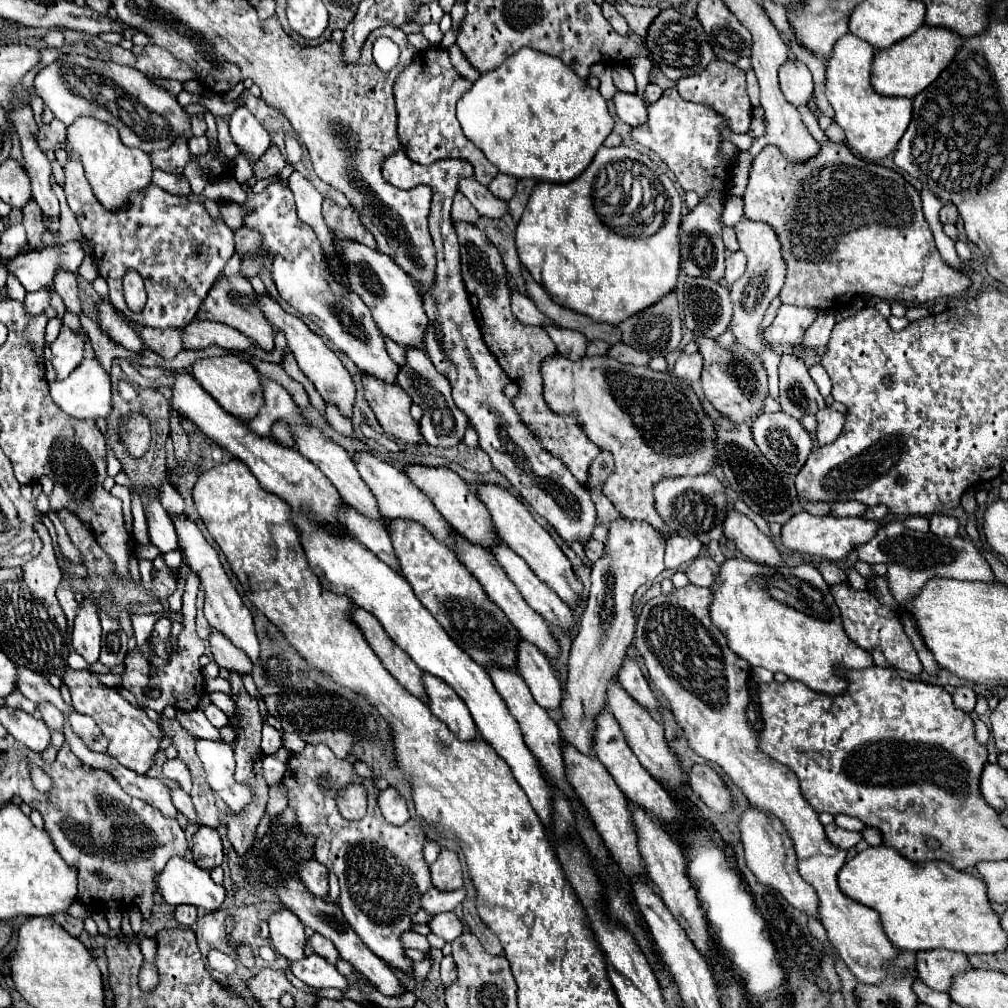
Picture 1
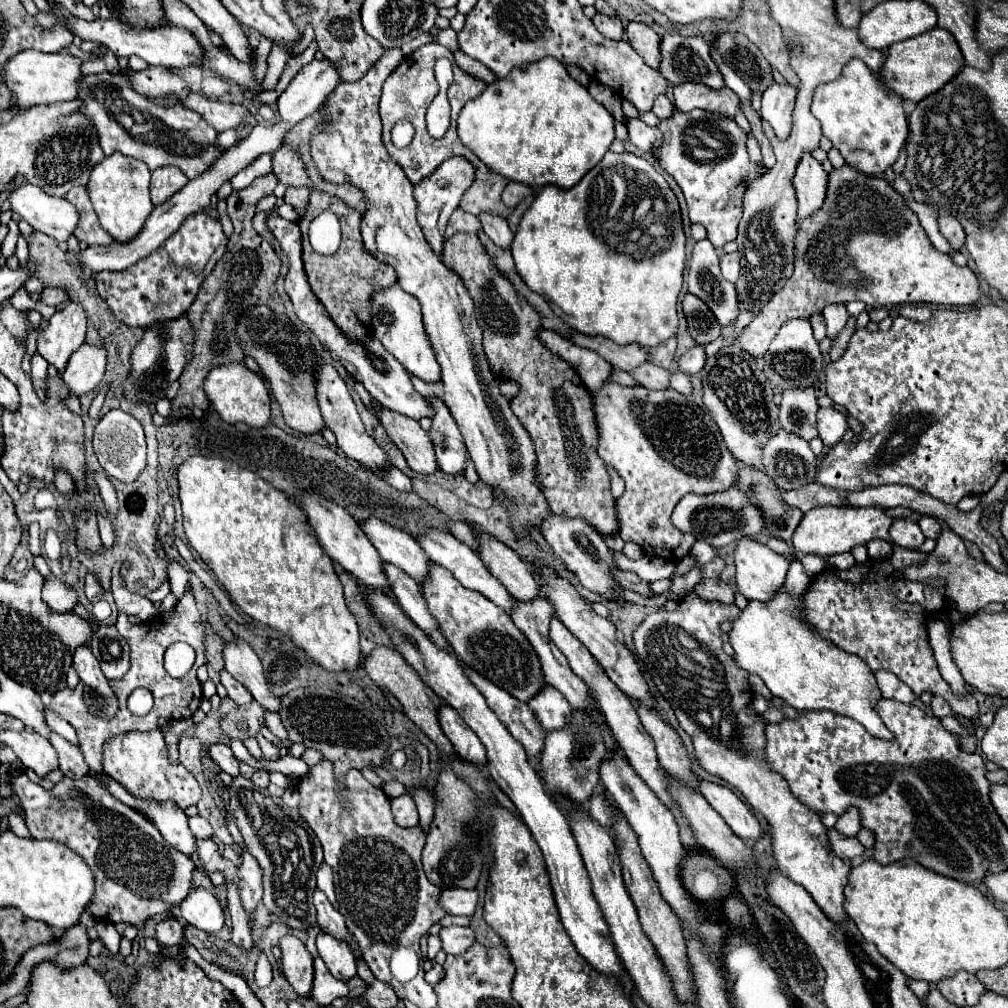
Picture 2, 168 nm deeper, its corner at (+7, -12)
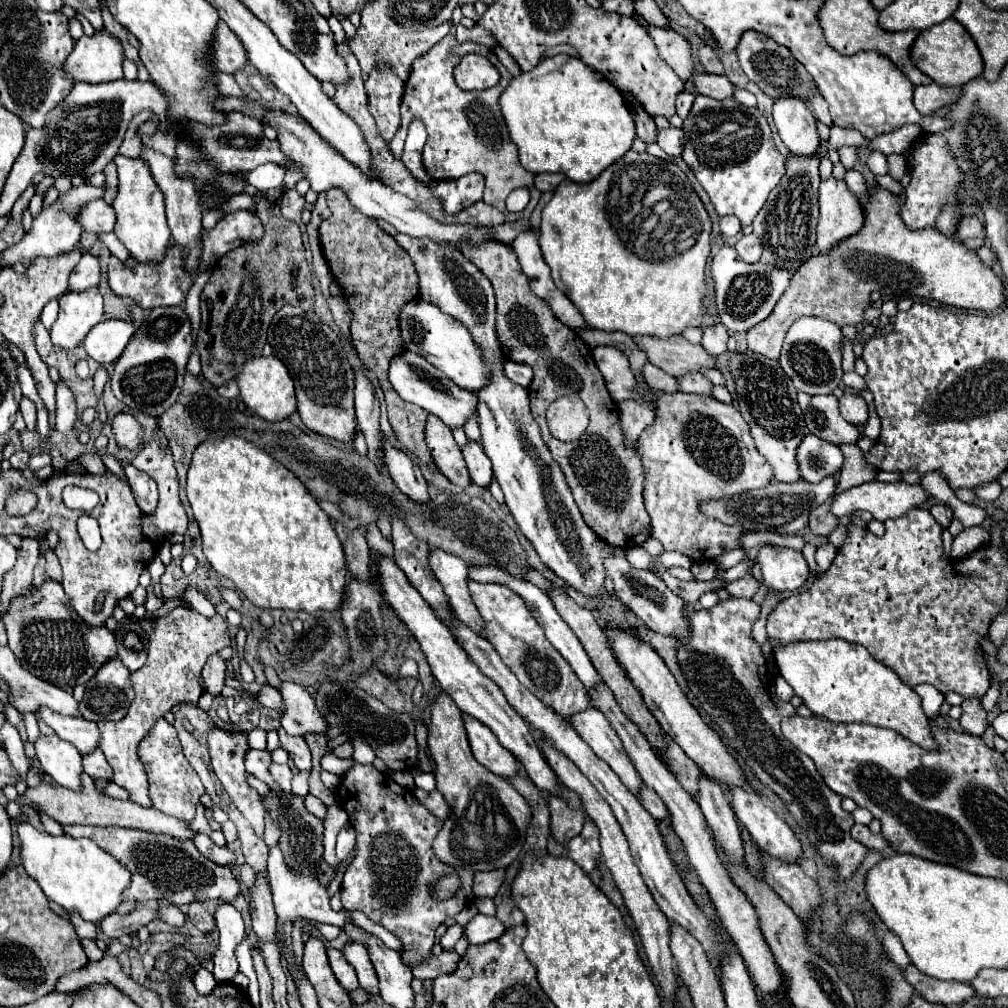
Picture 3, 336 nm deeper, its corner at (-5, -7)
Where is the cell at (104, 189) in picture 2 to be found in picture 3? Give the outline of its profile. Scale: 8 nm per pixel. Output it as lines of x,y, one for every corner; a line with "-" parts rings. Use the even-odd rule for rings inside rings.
118,154
114,164
118,166
118,194
112,202
116,212
114,232
132,258
140,262
158,262
172,238
164,216
164,194
160,194
160,188
156,186
156,180
152,180
150,168
142,158
126,158

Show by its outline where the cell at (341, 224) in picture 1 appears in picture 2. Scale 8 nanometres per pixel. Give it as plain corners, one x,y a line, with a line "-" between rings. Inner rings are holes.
312,191
310,193
308,211
298,221
298,225
300,225
303,237
304,268
314,295
322,301
322,305
330,313
332,321
342,329
342,333
348,335
348,339
354,339
354,341
362,343
362,341
366,341
368,337
374,335
372,333
370,297
372,297
372,293
376,289
392,287
392,283
396,283
396,271
394,271
394,267
388,267
388,263
378,261
372,253
366,251
366,247
362,243
362,235
360,235
360,221
362,221
360,211
350,209
338,197
332,197
332,195
322,193
322,191
-
326,209
336,213
336,217
338,217
338,221
342,225
342,243
340,243
340,249
334,255
320,255
320,253
316,253
310,245
308,237
310,222
316,215
320,215

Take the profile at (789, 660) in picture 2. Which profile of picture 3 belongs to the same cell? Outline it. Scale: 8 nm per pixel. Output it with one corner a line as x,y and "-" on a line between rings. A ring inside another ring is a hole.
808,640
808,642
786,642
772,648
774,660
778,666
780,676
792,686
794,694
804,700
804,704
812,710
812,714
824,716
830,722
866,722
882,728
890,728
904,738
916,742
924,750
934,750
934,738
928,730
928,718
920,708
918,694
900,682
896,678
896,672
888,670
882,662
876,662
876,658
860,644
852,644
846,640

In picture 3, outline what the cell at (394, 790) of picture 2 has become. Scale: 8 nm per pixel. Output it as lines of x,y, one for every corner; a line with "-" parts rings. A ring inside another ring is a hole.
421,773
414,777
415,786
428,792
436,788
436,780
434,774

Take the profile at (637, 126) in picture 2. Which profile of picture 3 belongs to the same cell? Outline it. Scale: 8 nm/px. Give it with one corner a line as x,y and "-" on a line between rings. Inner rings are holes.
664,128
658,130
656,144
668,154
668,156
680,156
680,150
684,148
684,132
680,128

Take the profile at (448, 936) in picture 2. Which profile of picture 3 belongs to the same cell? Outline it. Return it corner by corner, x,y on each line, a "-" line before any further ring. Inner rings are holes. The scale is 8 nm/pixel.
476,914
466,926
464,926
464,936
468,944
486,944
490,940
496,940
506,928
502,922
494,916
484,916

